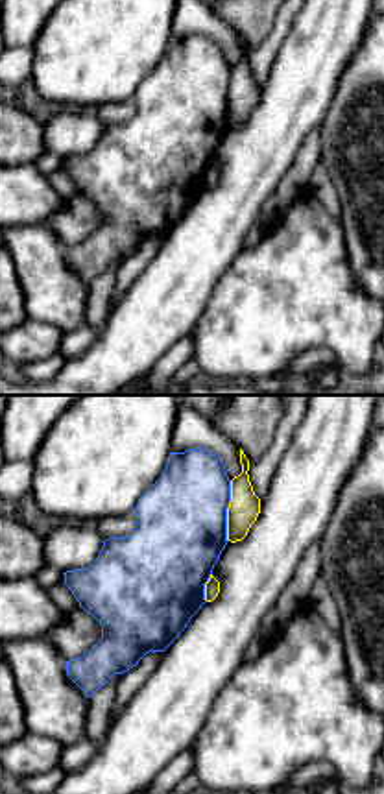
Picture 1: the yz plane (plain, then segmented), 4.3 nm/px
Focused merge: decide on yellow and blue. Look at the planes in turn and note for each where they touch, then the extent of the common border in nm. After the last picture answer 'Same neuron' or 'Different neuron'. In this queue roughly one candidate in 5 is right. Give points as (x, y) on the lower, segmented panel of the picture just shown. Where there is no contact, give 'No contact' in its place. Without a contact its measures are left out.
Touches yellow at (228, 510). Shared border 260 nm

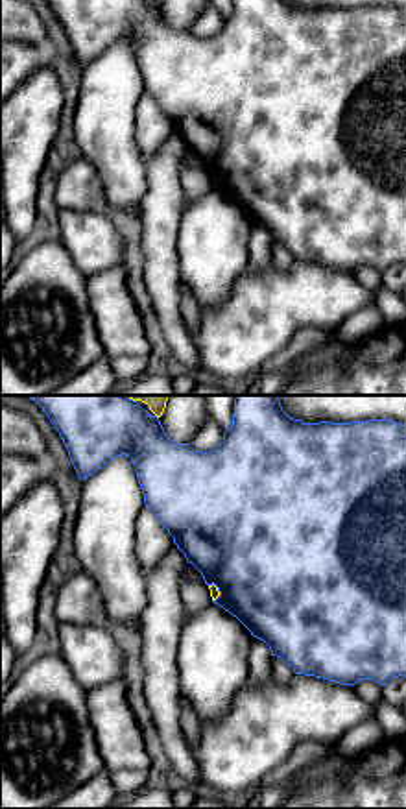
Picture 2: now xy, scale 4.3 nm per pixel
Touches yellow at (218, 591). Shared border 90 nm

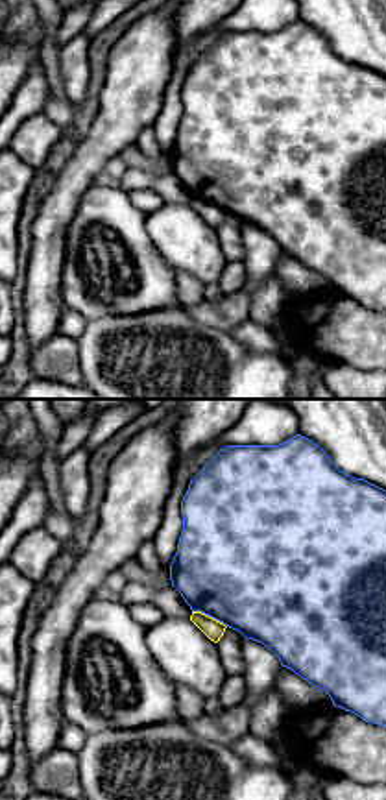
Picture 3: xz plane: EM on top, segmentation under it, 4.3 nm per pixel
Touches yellow at (207, 616). Shared border 170 nm

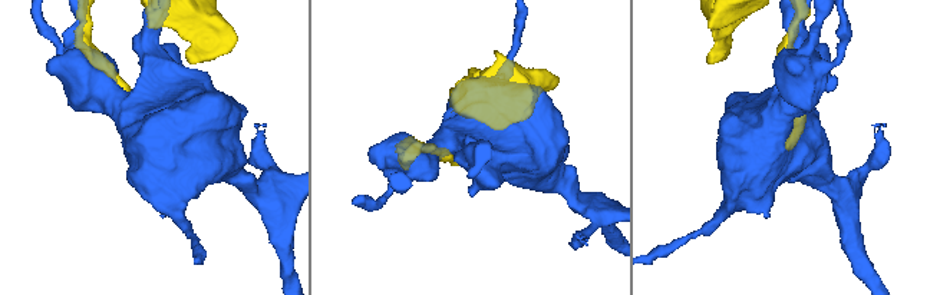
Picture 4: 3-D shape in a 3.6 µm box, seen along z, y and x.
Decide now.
Different neuron

